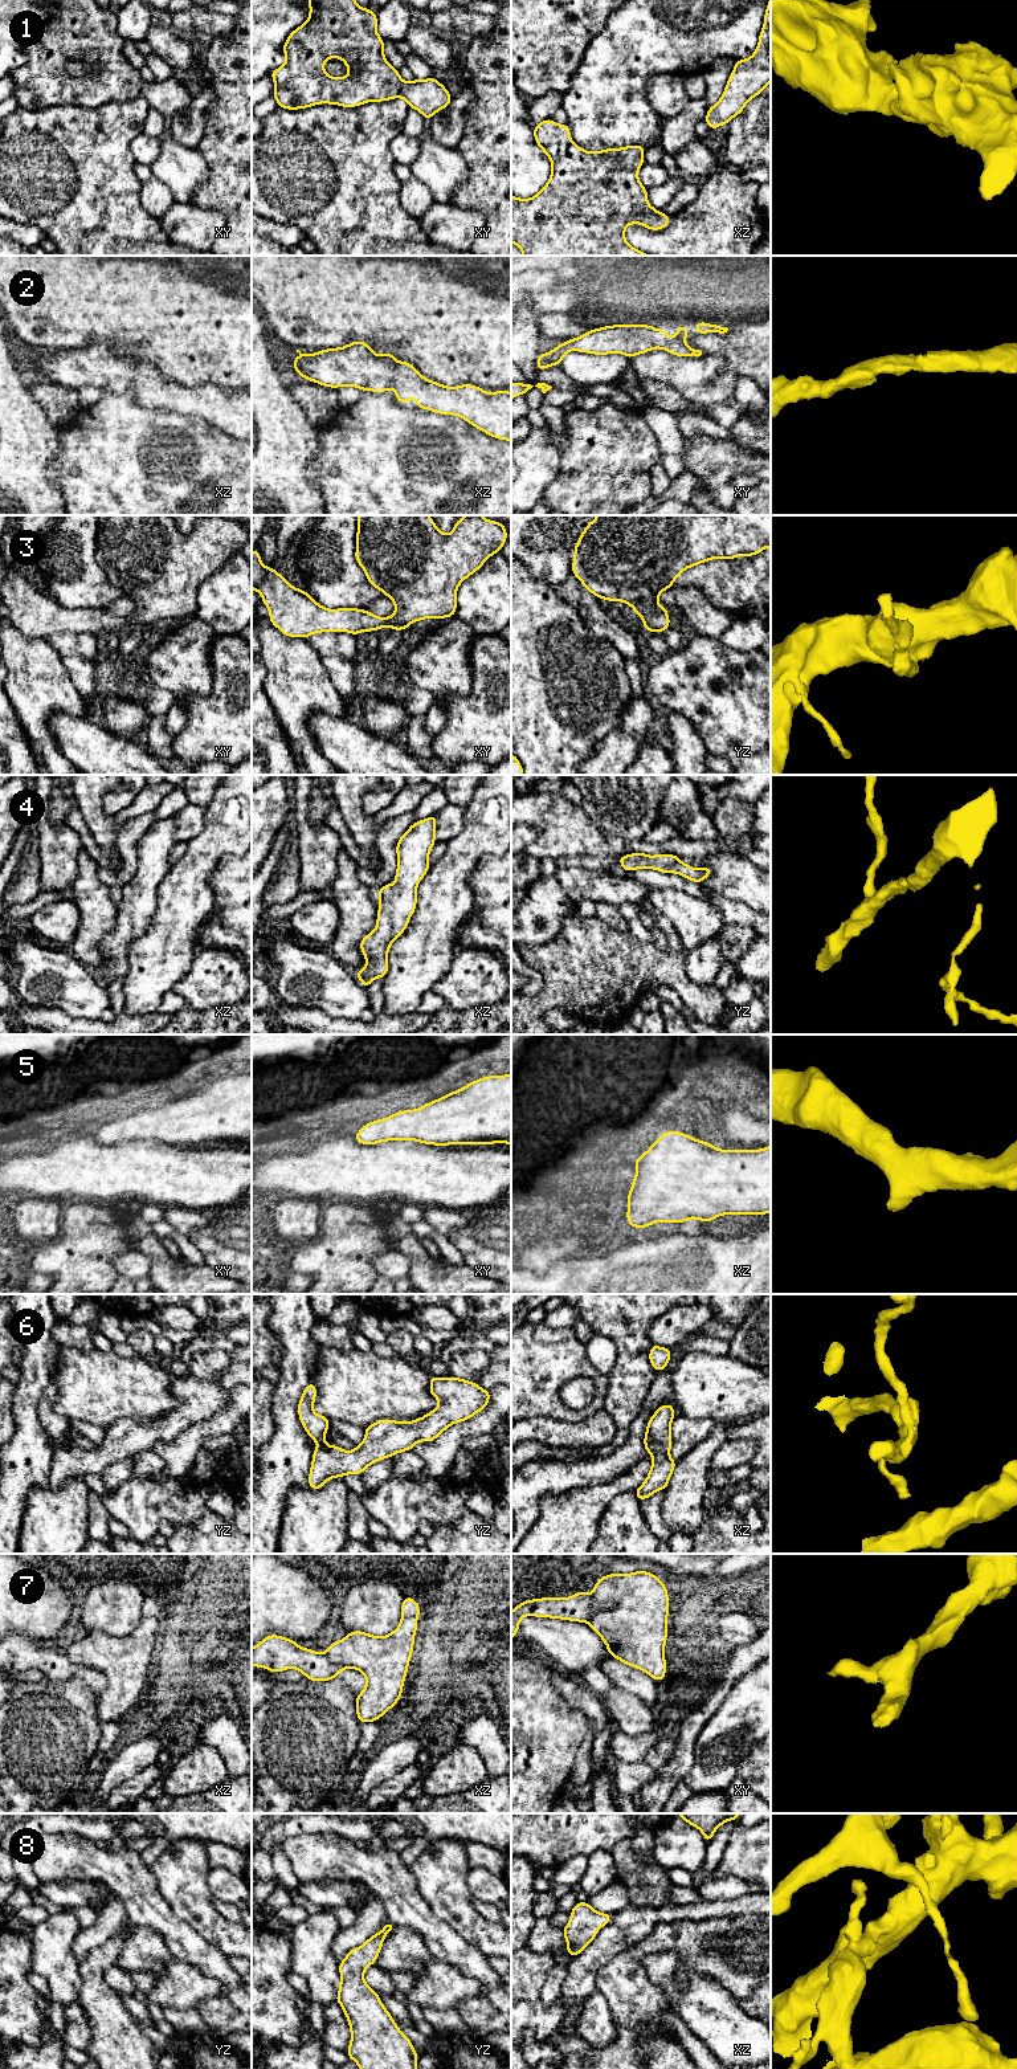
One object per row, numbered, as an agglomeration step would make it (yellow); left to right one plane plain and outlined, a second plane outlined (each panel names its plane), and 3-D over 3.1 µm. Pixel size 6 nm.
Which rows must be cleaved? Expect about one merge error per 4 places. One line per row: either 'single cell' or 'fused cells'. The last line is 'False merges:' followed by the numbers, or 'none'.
1: single cell
2: single cell
3: single cell
4: single cell
5: single cell
6: single cell
7: fused cells
8: single cell
False merges: 7

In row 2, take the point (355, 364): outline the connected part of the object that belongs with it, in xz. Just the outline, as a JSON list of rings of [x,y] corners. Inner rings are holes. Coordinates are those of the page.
[[[363,340],[351,342],[343,347],[326,348],[309,355],[302,354],[299,350],[297,350],[297,352],[299,356],[291,359],[293,368],[306,380],[330,388],[356,387],[363,392],[372,391],[381,393],[393,389],[396,392],[396,400],[401,404],[407,404],[414,397],[418,409],[458,416],[483,433],[511,442],[510,391],[486,392],[469,383],[457,387],[446,387],[424,378],[412,363],[396,360],[393,352],[377,355],[372,351],[371,346]]]

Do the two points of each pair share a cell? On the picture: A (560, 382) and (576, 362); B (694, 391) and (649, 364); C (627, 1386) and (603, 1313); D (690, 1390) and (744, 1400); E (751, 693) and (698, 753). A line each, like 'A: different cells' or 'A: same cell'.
A: different cells
B: same cell
C: same cell
D: same cell
E: different cells

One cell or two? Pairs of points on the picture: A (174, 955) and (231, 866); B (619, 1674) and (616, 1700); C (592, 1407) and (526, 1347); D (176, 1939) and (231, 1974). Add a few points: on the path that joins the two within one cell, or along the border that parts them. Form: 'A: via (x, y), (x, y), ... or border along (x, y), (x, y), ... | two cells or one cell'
A: border along (217, 861), (209, 878), (209, 913) | two cells
B: border along (613, 1684), (633, 1693), (645, 1702) | two cells
C: via (568, 1413), (564, 1413), (527, 1376), (527, 1371) | one cell
D: via (190, 1947), (217, 1967) | one cell

